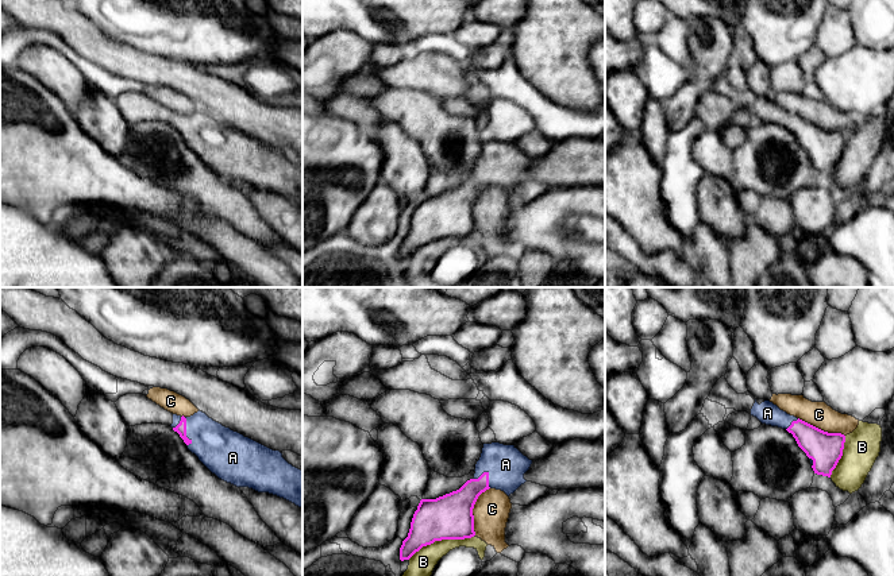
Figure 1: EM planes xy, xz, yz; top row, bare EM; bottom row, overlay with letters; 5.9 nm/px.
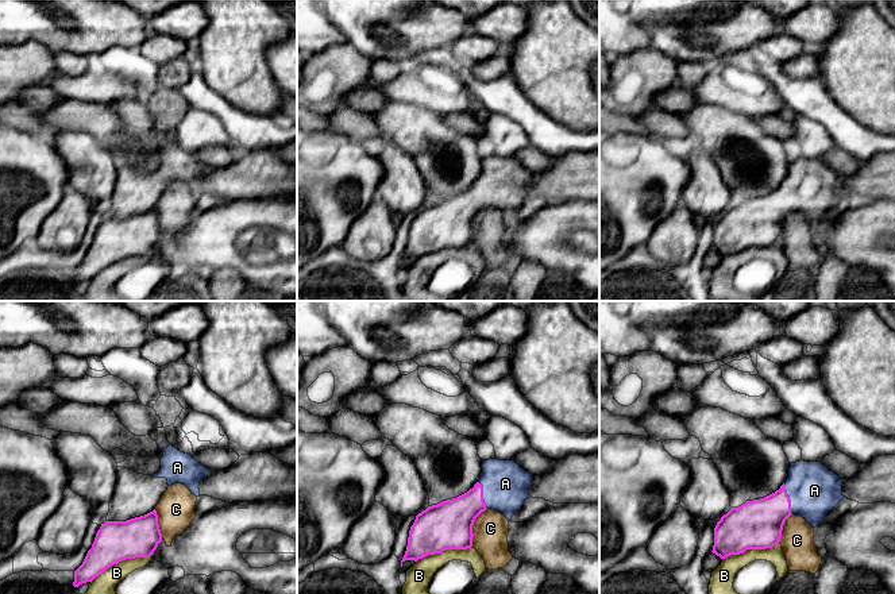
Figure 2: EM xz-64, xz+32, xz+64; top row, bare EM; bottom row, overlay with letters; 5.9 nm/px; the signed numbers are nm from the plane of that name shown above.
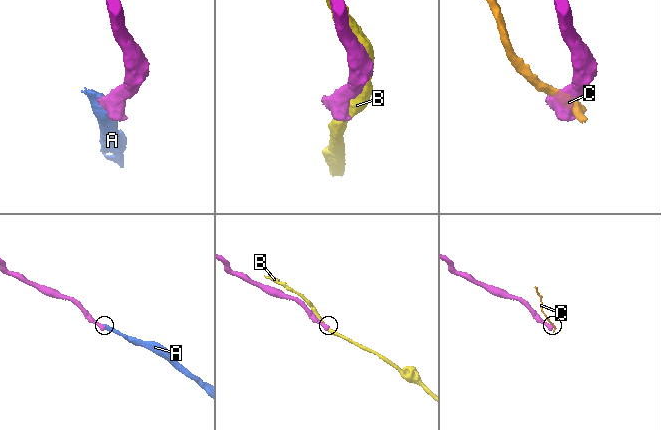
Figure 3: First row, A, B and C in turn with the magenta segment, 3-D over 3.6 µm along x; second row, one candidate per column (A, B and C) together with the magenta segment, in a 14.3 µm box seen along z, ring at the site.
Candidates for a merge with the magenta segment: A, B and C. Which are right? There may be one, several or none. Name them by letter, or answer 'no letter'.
A

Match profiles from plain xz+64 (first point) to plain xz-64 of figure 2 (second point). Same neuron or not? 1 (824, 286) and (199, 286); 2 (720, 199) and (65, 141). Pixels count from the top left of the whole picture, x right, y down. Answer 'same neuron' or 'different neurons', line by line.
1: different neurons
2: same neuron

